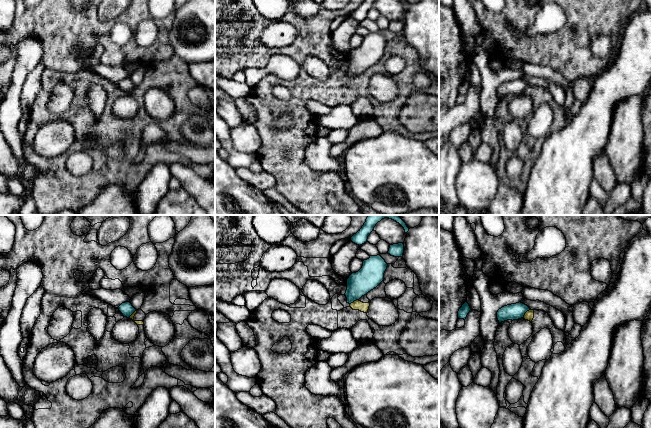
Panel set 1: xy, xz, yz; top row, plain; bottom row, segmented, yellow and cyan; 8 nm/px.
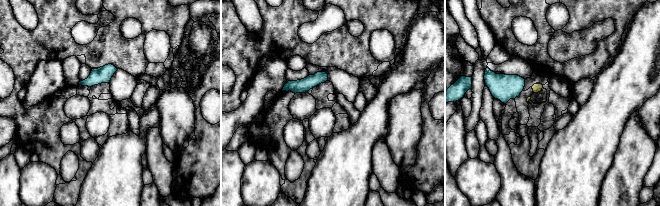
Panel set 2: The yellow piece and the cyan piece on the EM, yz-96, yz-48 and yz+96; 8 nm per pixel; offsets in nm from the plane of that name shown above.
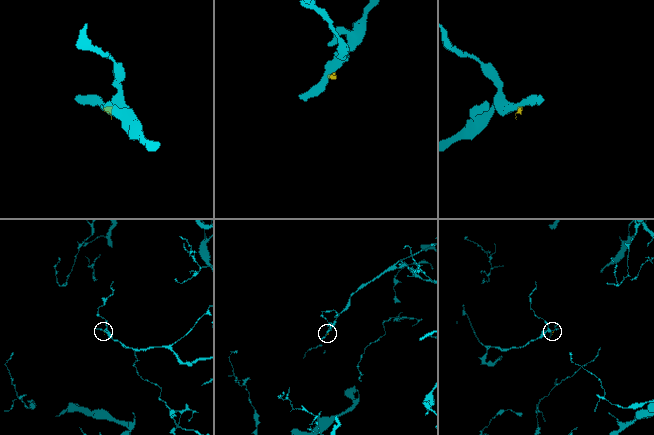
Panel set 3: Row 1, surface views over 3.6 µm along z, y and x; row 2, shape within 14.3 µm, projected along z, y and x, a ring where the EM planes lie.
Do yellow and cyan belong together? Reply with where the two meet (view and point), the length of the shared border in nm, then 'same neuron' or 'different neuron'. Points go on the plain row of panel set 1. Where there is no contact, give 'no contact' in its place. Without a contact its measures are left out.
yz (525, 89) | 100 nm | different neuron

